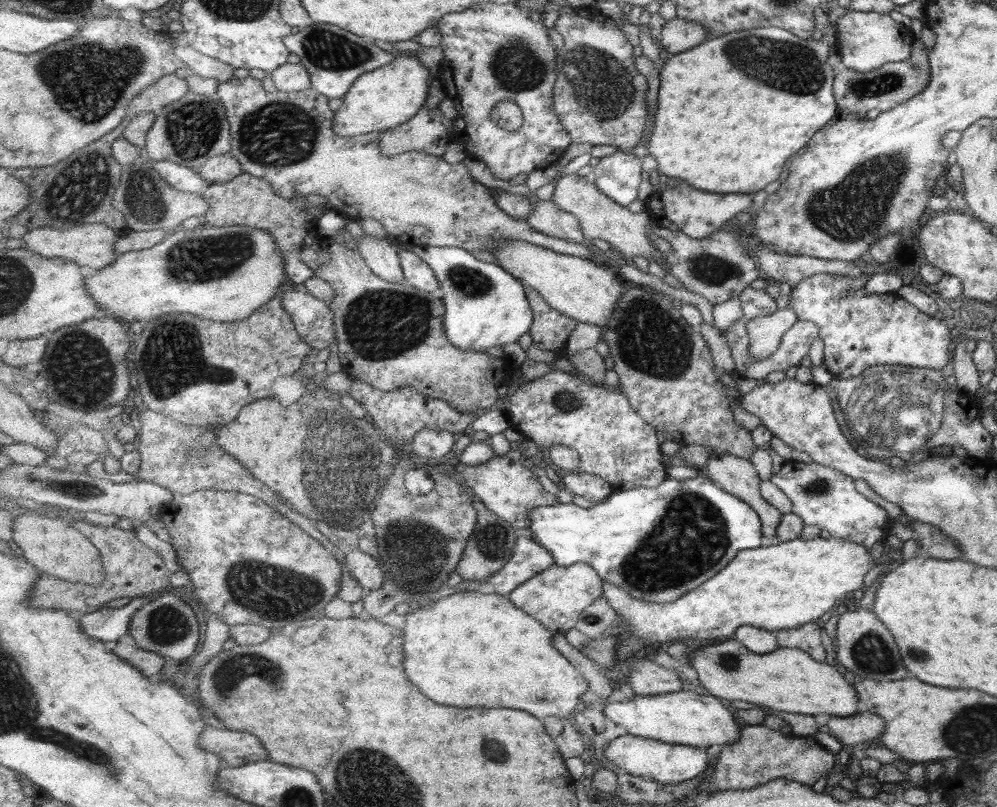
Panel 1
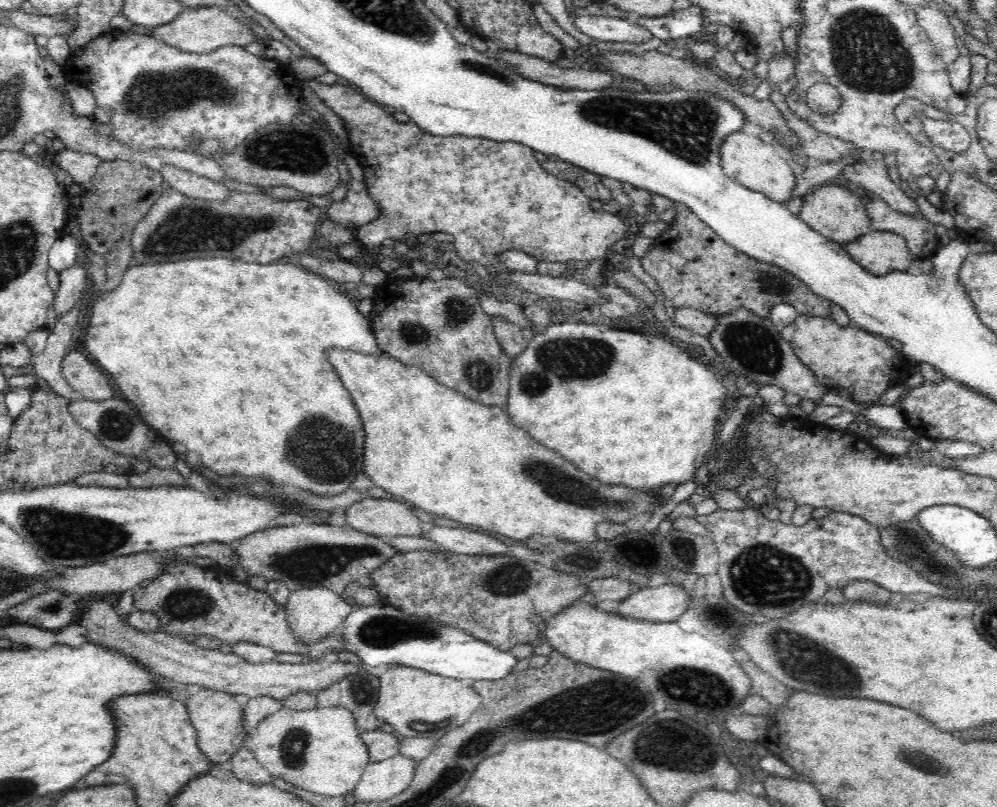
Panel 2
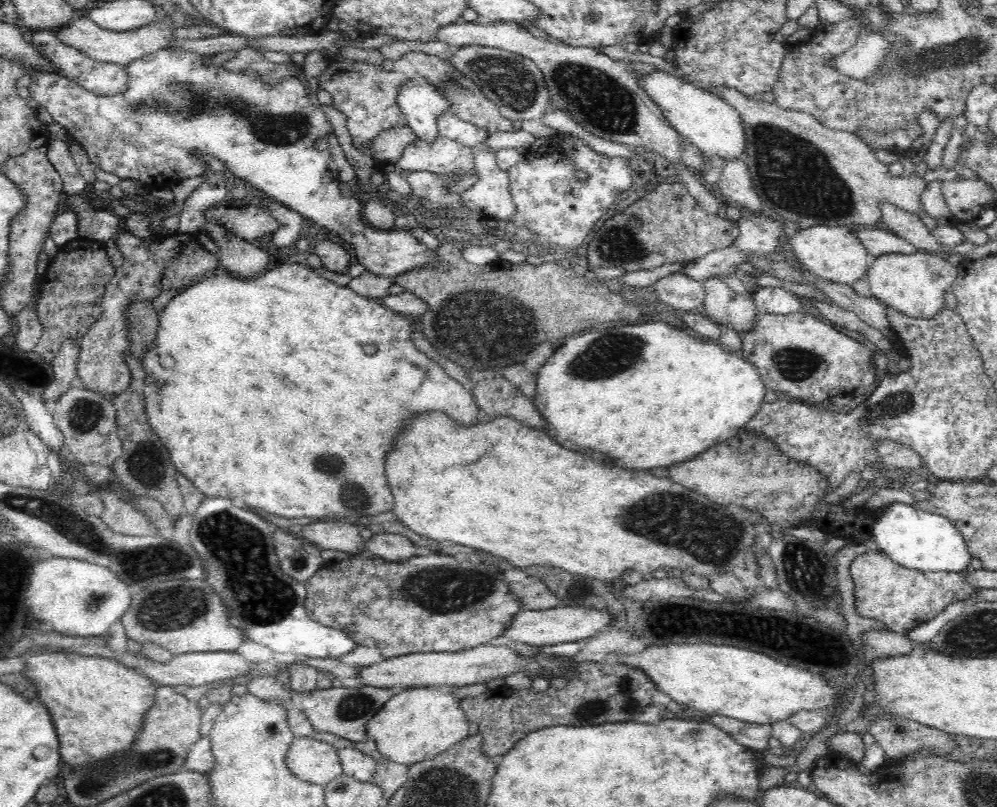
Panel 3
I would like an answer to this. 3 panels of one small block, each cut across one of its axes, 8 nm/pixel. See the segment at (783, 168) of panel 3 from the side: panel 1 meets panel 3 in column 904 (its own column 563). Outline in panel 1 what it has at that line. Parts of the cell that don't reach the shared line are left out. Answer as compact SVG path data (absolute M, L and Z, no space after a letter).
M577 174L561 176L556 182L551 199L559 208L577 216L583 232L589 239L600 238L607 241L621 260L628 261L633 256L651 260L655 256L656 246L647 236L649 229L653 227L652 216L647 209L640 213L631 212L629 208L617 204L610 196L601 192L590 177Z

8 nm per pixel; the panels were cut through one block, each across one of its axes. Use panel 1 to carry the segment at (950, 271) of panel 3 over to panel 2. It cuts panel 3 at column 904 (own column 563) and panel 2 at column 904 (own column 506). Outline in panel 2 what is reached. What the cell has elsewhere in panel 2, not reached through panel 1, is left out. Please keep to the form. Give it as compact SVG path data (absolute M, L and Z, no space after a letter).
M870 228L857 239L842 244L848 254L862 267L876 275L894 269L909 269L912 256L902 235Z

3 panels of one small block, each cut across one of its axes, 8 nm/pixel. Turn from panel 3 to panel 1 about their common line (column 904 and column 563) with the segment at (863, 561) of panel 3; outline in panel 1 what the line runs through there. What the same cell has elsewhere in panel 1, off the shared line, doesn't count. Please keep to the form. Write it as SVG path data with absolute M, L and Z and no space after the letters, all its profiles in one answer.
M577 563L571 566L555 564L544 570L542 574L517 587L510 595L515 606L530 613L540 620L548 629L555 633L566 633L576 628L581 613L598 598L604 596L603 580L598 572L587 563Z

